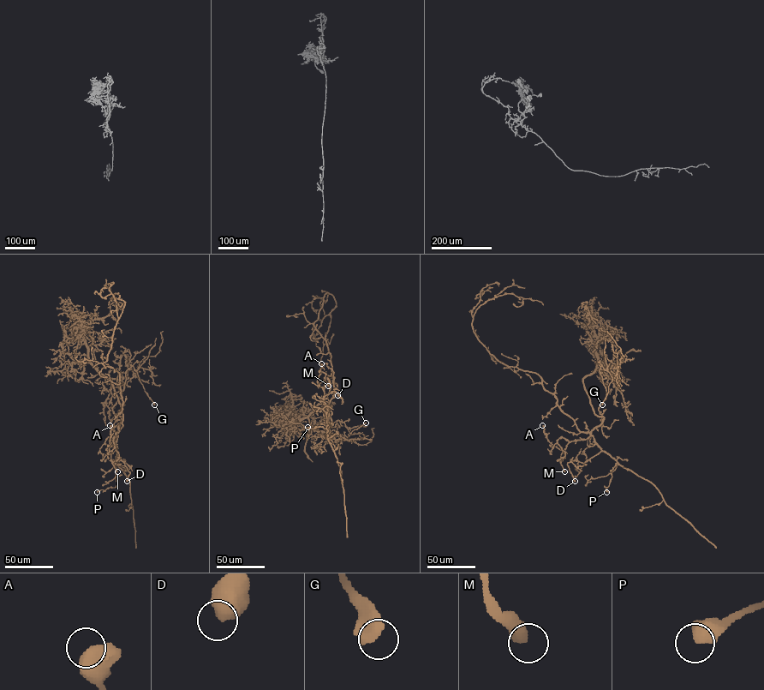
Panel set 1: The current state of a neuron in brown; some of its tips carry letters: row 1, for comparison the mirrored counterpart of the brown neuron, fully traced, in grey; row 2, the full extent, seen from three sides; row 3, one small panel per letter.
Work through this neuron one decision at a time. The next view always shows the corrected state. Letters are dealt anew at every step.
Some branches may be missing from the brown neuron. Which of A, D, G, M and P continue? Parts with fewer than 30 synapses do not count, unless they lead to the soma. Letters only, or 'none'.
none

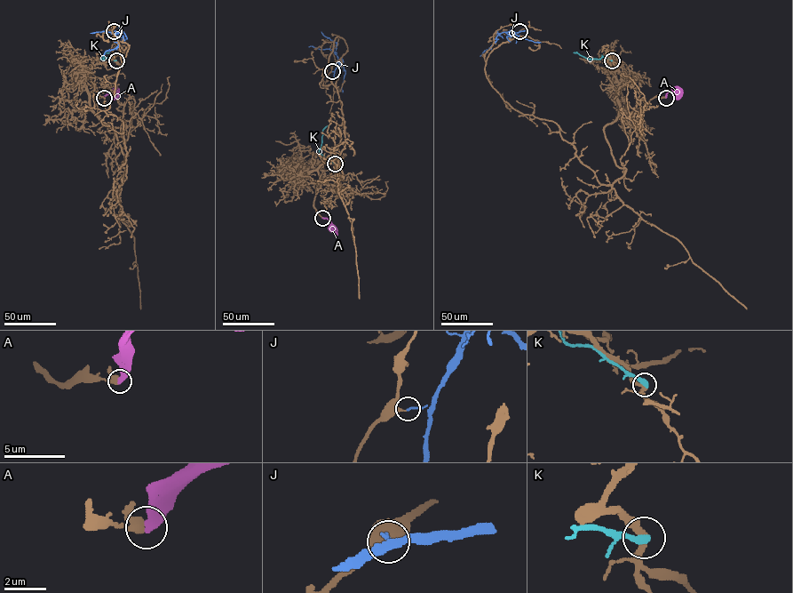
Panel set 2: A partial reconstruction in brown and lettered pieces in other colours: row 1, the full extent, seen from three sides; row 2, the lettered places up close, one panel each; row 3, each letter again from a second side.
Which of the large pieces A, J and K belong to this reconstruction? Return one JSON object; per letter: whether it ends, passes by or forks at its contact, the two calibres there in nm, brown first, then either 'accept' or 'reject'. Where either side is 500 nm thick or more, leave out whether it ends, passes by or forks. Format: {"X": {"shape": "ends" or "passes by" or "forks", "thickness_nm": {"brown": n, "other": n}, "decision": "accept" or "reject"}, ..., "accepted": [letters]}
{"A": {"shape": "ends", "thickness_nm": {"brown": 280, "other": 400}, "decision": "accept"}, "J": {"shape": "ends", "thickness_nm": {"brown": 180, "other": 130}, "decision": "reject"}, "K": {"shape": "ends", "thickness_nm": {"brown": 280, "other": 440}, "decision": "reject"}, "accepted": ["A"]}

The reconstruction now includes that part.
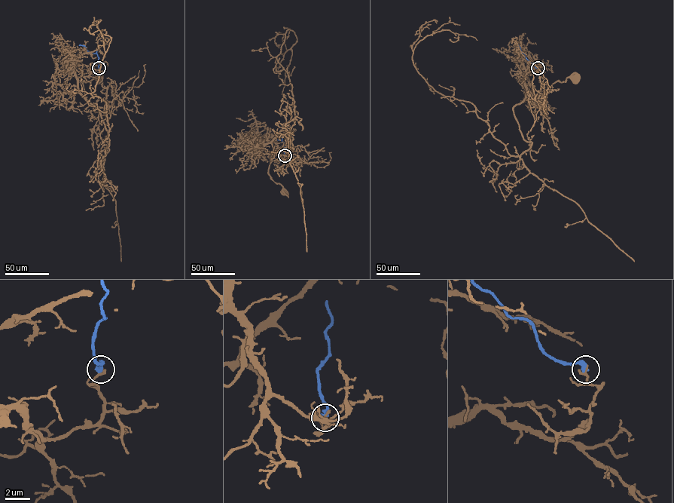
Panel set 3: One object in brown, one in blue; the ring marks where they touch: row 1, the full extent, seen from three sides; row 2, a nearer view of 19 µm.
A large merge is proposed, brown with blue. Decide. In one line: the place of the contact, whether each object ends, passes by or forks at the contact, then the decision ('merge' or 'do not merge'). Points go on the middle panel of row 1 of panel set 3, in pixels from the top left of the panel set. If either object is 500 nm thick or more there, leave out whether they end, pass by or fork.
(285, 155) | brown ends | blue ends | do not merge

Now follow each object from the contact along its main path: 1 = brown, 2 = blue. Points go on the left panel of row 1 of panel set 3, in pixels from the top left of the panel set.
1: (99, 69), (99, 72), (93, 71), (87, 76), (78, 78), (78, 91), (87, 100), (83, 82), (98, 78)
2: (99, 68), (97, 53), (79, 45)

